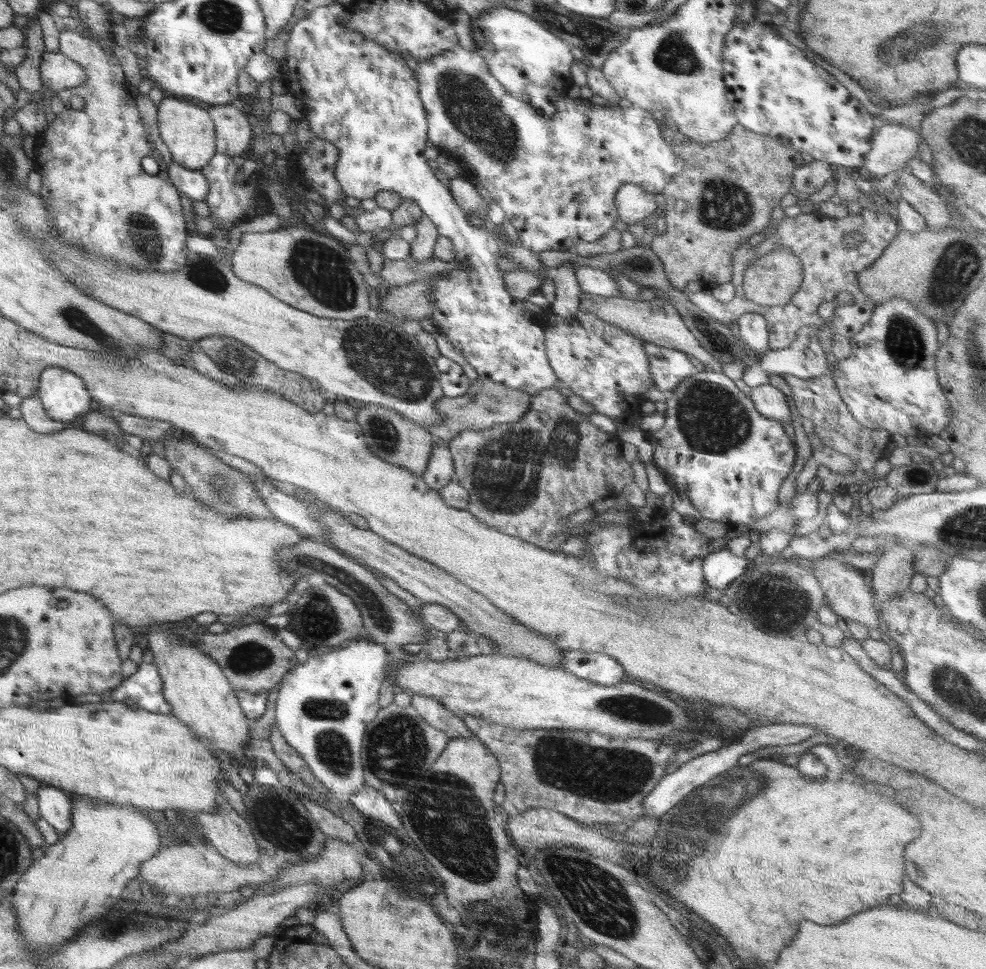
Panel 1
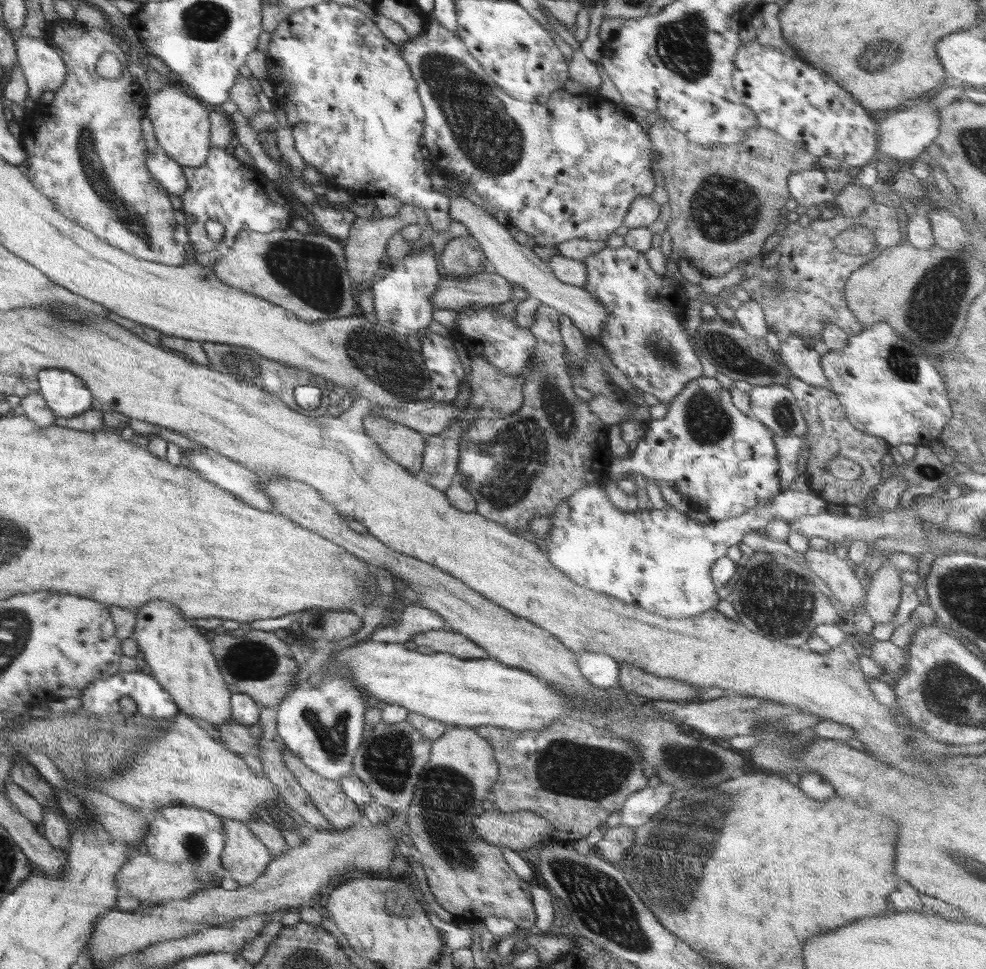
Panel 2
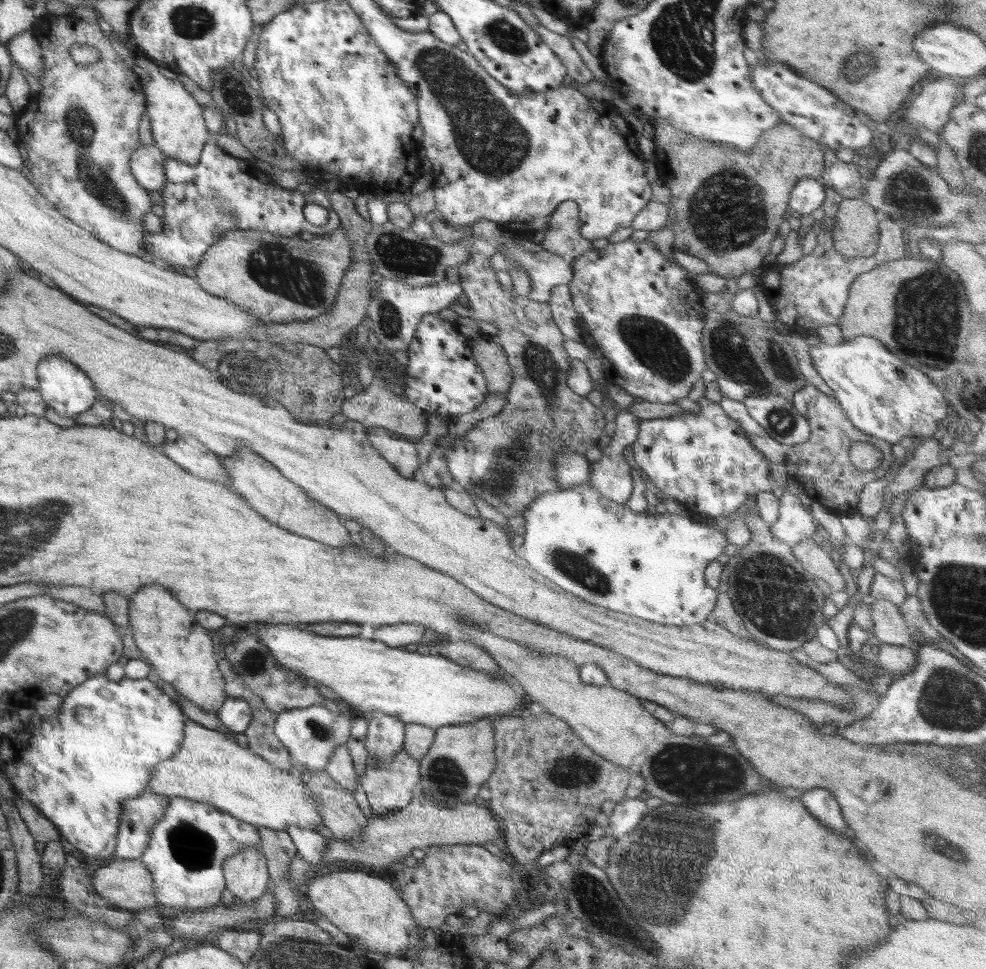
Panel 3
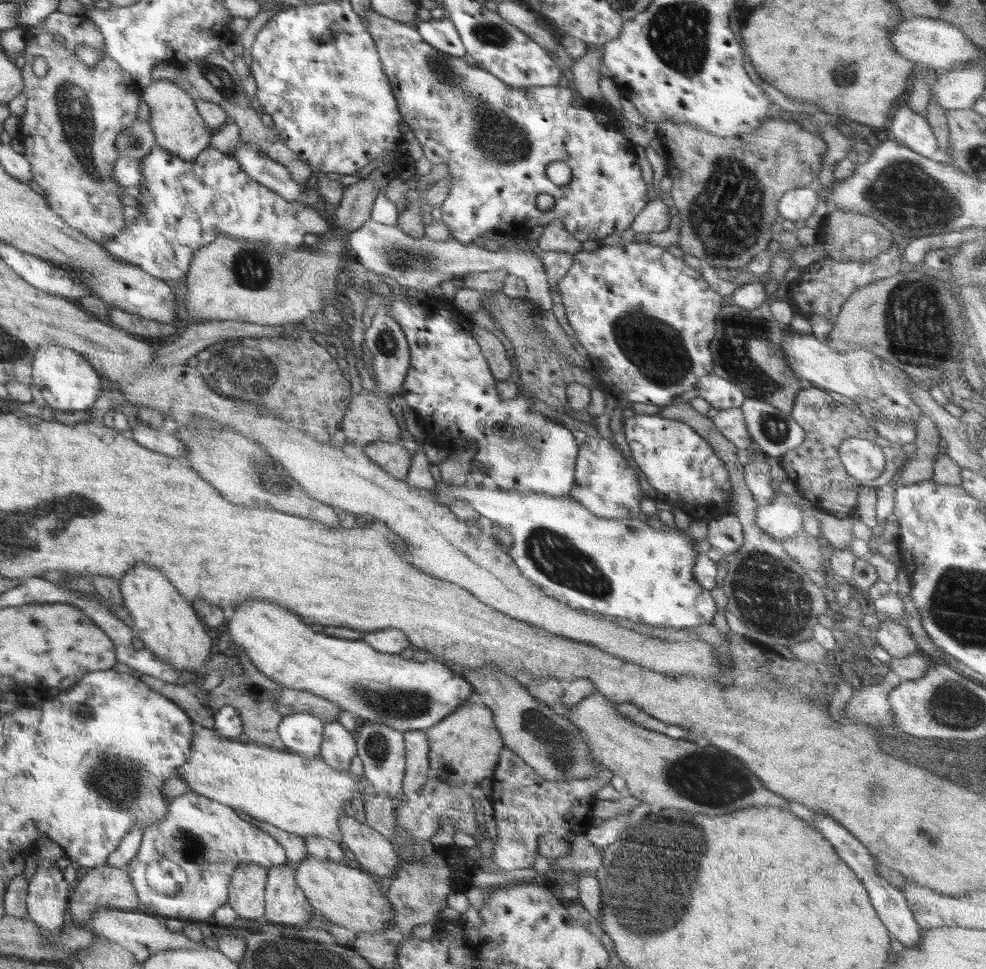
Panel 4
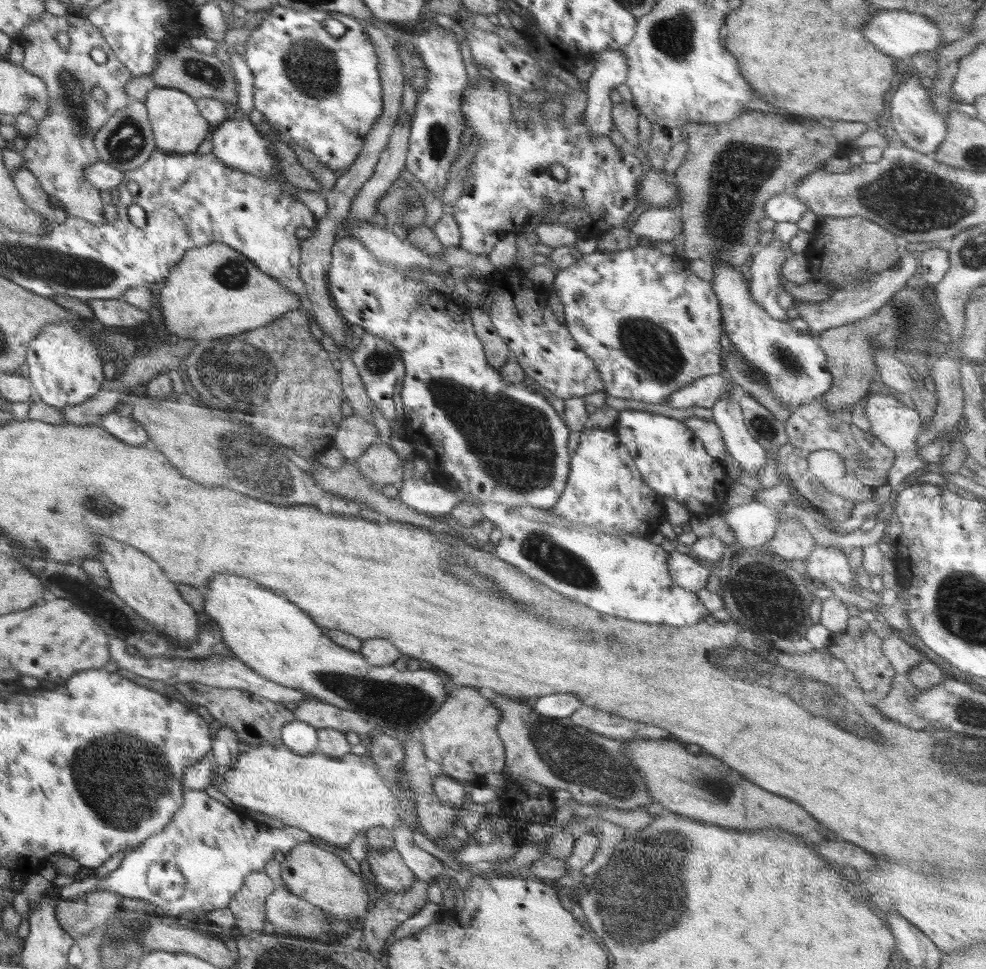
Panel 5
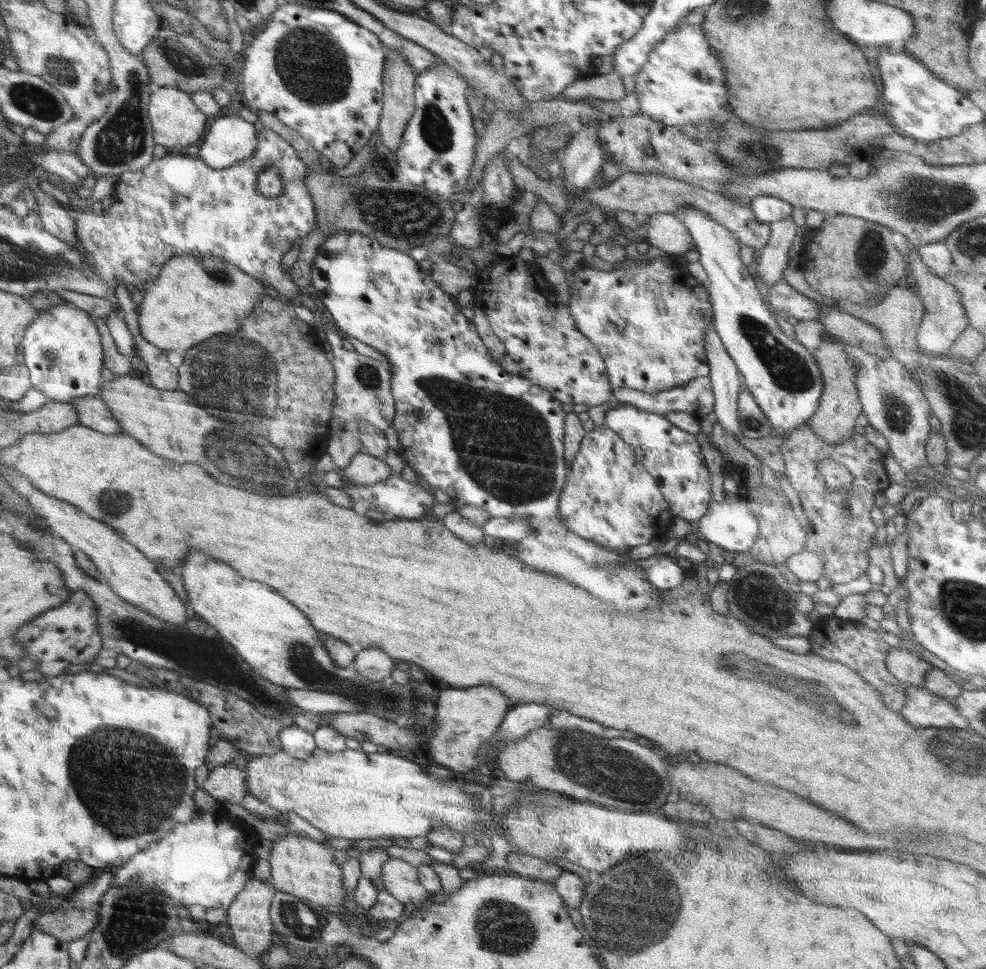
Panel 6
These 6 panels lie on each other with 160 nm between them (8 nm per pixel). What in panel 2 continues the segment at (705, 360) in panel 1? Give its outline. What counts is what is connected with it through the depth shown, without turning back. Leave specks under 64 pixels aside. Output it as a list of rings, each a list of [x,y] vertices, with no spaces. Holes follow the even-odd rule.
[[[462,194],[451,199],[449,215],[452,221],[458,221],[467,226],[469,233],[479,242],[481,251],[496,274],[503,276],[513,284],[522,286],[529,296],[538,298],[541,304],[547,304],[560,314],[565,314],[586,339],[598,337],[611,314],[589,292],[582,287],[562,282],[556,278],[548,263],[542,261],[532,251],[530,245],[526,247],[518,243],[510,235],[508,227],[499,223],[494,215],[472,203]]]

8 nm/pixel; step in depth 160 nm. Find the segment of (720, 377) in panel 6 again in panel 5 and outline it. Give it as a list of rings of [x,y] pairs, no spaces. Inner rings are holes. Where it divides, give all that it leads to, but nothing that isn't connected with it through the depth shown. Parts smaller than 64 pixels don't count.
[[[722,396],[711,409],[714,423],[722,432],[725,450],[740,462],[742,469],[756,477],[767,462],[766,450],[748,433],[738,401]]]

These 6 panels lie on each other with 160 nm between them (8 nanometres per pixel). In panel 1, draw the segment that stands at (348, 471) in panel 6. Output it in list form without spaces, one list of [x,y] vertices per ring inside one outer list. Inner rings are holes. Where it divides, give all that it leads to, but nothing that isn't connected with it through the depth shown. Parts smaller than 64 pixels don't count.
[[[376,404],[360,405],[358,409],[354,422],[360,424],[362,434],[364,434],[364,442],[368,445],[370,452],[380,457],[380,460],[384,460],[384,462],[400,465],[418,476],[422,476],[430,460],[430,452],[432,452],[432,448],[435,445],[430,432],[404,418],[396,411]]]

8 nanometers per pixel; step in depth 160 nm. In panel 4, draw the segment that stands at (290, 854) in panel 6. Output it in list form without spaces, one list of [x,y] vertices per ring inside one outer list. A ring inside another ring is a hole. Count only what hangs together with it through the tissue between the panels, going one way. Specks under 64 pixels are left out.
[[[310,855],[294,866],[296,885],[302,889],[310,906],[318,909],[326,917],[327,924],[344,927],[356,934],[377,934],[390,926],[390,922],[394,922],[396,913],[382,894],[381,886],[363,869],[356,870],[356,867],[350,867],[347,862],[322,862]]]

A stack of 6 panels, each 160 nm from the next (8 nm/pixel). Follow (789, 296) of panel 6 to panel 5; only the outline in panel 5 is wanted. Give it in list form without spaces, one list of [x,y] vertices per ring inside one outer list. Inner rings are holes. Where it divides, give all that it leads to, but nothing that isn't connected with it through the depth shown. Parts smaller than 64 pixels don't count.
[[[903,250],[900,264],[894,270],[888,269],[884,272],[872,275],[865,283],[855,287],[835,290],[828,301],[806,302],[793,300],[793,306],[798,310],[799,317],[807,322],[812,334],[819,334],[822,331],[860,320],[876,312],[882,305],[886,304],[895,292],[903,288],[912,275],[918,273],[918,260],[914,253]]]

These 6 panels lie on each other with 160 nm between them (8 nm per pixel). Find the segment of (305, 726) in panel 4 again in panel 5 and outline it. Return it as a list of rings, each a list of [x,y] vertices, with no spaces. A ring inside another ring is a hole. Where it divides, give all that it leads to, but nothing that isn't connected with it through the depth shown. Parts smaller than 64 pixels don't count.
[[[294,719],[281,728],[282,745],[299,755],[318,752],[318,729]]]

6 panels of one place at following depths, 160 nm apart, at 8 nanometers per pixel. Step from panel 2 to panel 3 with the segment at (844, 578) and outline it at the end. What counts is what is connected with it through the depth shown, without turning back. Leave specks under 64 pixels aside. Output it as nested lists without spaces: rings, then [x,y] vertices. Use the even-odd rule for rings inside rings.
[[[812,538],[804,539],[791,547],[791,551],[806,571],[822,578],[833,592],[846,592],[847,583],[838,569],[837,559],[823,545]]]

